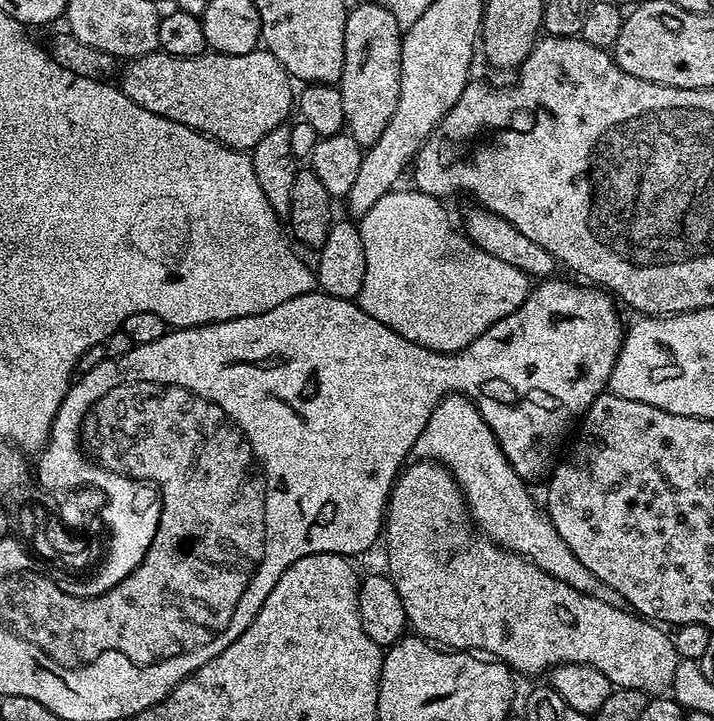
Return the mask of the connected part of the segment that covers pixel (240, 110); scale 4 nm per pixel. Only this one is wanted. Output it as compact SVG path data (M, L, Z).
M159 50L138 56L127 61L124 73L118 79L120 91L130 98L130 102L138 102L142 110L150 110L150 114L158 114L162 118L170 118L174 122L182 122L182 126L190 126L203 136L210 136L228 148L250 150L270 130L281 127L288 116L288 111L294 108L294 87L288 72L266 50L257 50L250 54L227 56L221 52L209 51L194 58L178 58Z

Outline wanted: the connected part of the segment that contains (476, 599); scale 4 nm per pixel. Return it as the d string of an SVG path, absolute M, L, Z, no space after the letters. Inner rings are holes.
M418 460L409 463L401 471L392 486L392 494L388 497L386 523L382 529L382 536L385 541L388 539L386 575L394 582L398 590L398 598L402 598L402 610L406 610L406 618L415 635L423 636L425 640L430 640L433 644L443 646L448 650L471 650L473 653L495 658L501 664L507 664L516 674L525 672L526 675L532 676L535 672L545 671L544 673L547 673L560 664L589 664L594 666L594 670L602 670L602 674L606 674L606 678L610 678L610 682L617 688L633 688L649 694L664 694L671 689L674 682L674 670L680 665L681 658L674 650L671 635L667 631L664 633L665 629L659 623L637 616L628 608L610 606L598 598L590 598L590 594L582 594L574 590L574 586L566 586L566 582L558 582L558 578L550 578L550 574L546 574L546 570L538 570L534 562L508 552L487 536L478 534L470 519L470 509L464 499L460 483L454 479L452 473L443 464L437 464L435 460Z

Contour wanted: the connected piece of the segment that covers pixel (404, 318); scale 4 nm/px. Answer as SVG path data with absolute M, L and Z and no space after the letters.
M411 187L403 188L382 194L382 198L378 198L378 202L374 202L374 206L370 206L368 211L366 217L366 223L368 223L368 228L366 227L366 247L368 249L366 278L362 282L358 303L362 310L366 310L366 314L370 314L370 318L378 318L378 322L382 322L382 326L390 326L390 330L402 334L402 338L406 338L418 346L429 348L435 352L461 352L463 348L470 346L470 342L474 342L474 338L478 338L486 330L490 330L490 326L494 326L494 322L506 318L511 312L518 310L518 306L522 306L526 302L530 291L530 277L522 270L517 270L516 267L509 266L507 262L501 262L498 258L474 247L472 241L457 229L456 233L452 229L451 222L448 221L447 210L440 205L443 203L437 197L415 191Z

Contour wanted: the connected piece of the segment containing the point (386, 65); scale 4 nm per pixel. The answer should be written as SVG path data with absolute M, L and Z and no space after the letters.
M373 2L358 5L346 18L344 69L338 85L342 94L344 126L348 135L367 150L386 130L400 101L402 29L389 10Z

